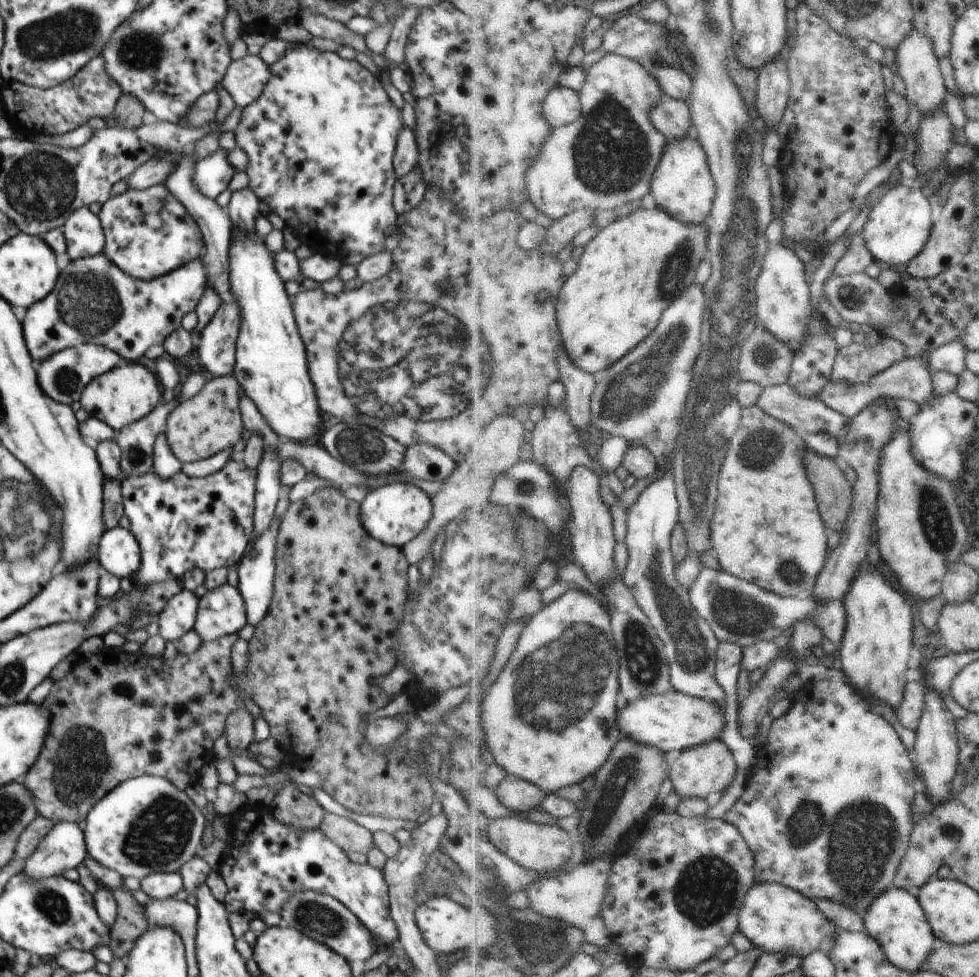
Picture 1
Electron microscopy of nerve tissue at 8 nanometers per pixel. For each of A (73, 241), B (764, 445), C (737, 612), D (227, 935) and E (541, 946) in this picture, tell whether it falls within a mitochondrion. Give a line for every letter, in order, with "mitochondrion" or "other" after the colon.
A: other
B: mitochondrion
C: mitochondrion
D: other
E: mitochondrion

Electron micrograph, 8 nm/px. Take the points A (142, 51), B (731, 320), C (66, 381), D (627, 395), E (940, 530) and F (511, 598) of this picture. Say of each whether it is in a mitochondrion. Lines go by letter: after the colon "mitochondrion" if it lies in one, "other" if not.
A: mitochondrion
B: mitochondrion
C: mitochondrion
D: mitochondrion
E: mitochondrion
F: other

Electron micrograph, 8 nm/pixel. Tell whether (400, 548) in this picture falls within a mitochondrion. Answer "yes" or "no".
no

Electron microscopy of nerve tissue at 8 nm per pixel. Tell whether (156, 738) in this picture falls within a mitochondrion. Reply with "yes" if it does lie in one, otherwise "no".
no

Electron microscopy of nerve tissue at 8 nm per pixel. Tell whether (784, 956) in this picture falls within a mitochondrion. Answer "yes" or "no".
no

